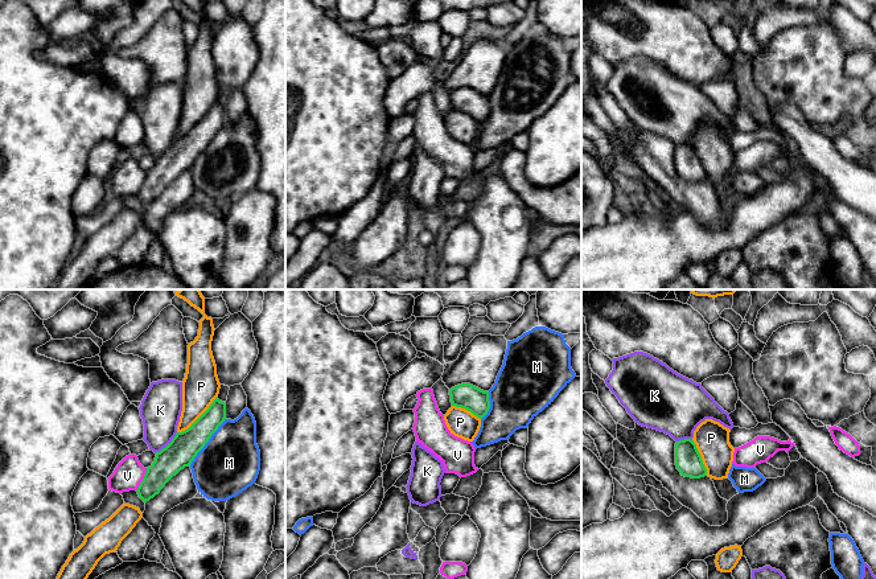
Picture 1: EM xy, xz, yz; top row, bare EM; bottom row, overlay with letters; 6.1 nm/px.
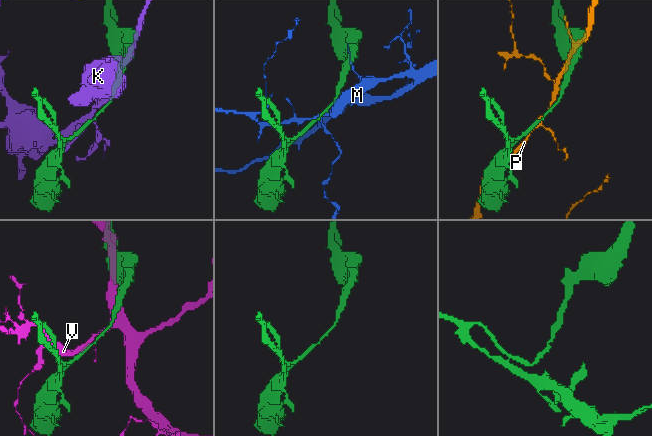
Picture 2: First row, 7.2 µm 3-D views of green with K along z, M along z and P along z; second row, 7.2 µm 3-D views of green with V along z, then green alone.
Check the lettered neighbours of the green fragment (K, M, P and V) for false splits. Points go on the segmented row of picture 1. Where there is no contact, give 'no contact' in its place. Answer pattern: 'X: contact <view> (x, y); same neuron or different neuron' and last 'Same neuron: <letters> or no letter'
K: contact xy (168, 444); different neuron
M: contact xy (208, 440); different neuron
P: contact xy (198, 418); different neuron
V: contact xy (143, 480); different neuron
Same neuron: no letter

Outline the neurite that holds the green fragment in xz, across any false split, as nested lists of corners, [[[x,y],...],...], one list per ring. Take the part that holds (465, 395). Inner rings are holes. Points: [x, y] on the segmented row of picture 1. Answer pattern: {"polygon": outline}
{"polygon": [[[461,383],[449,390],[452,406],[465,408],[482,419],[489,408],[489,391],[484,391],[470,383]]]}

